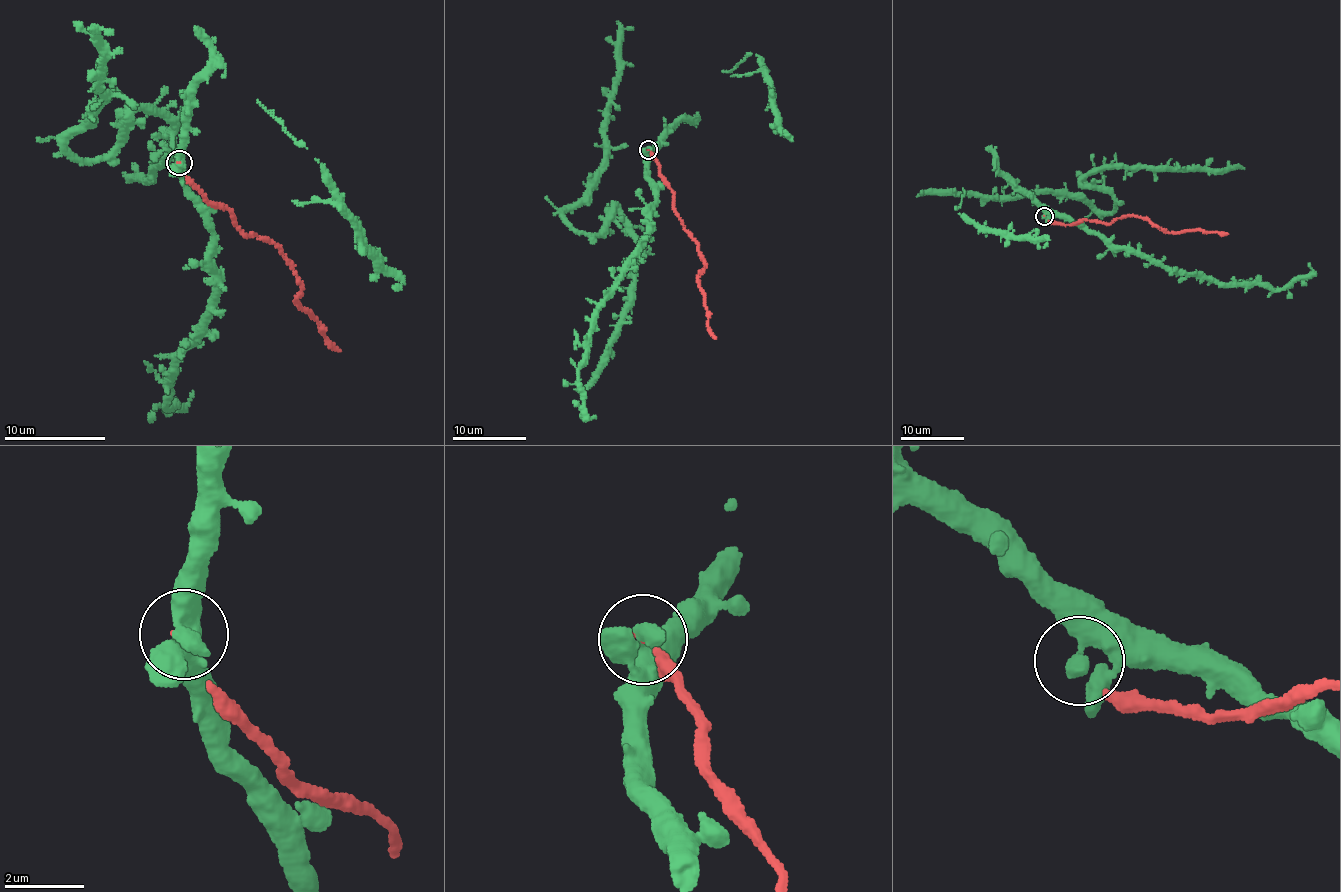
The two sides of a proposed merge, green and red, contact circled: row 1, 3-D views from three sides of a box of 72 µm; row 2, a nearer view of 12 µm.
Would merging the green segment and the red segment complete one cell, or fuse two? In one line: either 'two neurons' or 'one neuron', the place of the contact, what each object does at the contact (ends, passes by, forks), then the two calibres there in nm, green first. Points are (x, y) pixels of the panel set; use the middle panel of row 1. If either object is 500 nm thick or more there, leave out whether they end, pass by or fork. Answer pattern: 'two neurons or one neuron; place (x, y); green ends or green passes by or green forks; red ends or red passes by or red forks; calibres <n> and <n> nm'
two neurons; place (648, 150); calibres 500 and 40 nm

